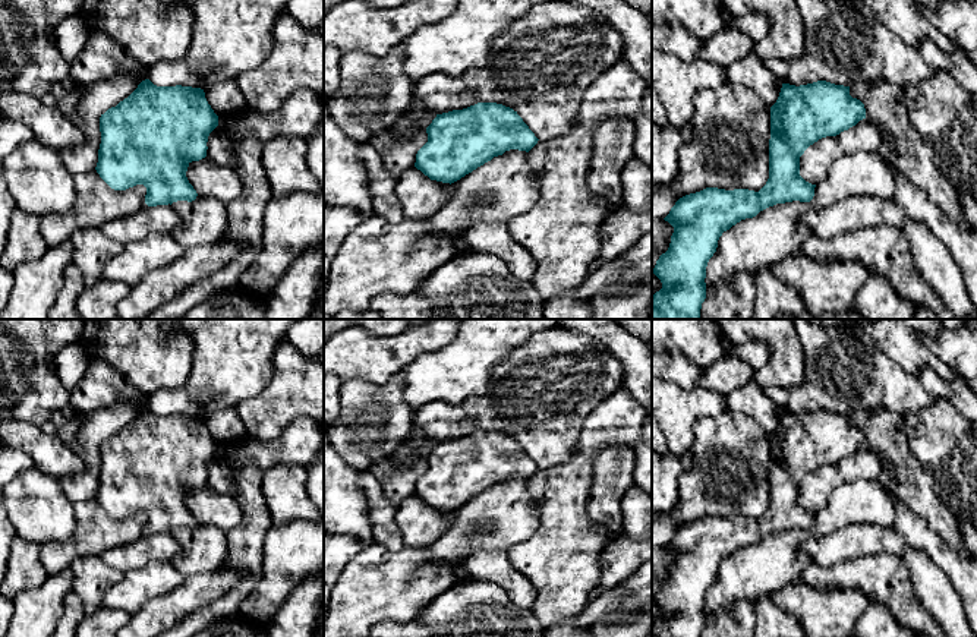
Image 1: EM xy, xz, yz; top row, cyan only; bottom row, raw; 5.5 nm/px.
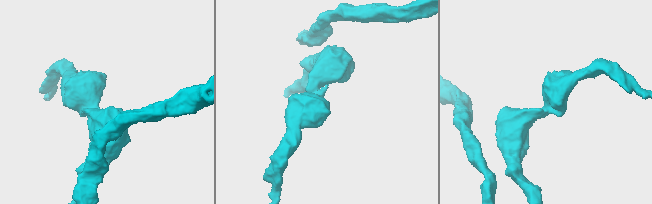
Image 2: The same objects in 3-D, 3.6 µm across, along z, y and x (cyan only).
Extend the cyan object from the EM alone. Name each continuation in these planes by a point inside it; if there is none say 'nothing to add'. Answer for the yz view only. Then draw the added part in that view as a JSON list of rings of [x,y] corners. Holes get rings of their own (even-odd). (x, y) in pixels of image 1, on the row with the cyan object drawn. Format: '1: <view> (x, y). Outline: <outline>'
nothing to add

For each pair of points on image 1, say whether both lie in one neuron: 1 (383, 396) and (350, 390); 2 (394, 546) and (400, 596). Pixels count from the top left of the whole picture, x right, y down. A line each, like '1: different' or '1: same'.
1: same
2: different

